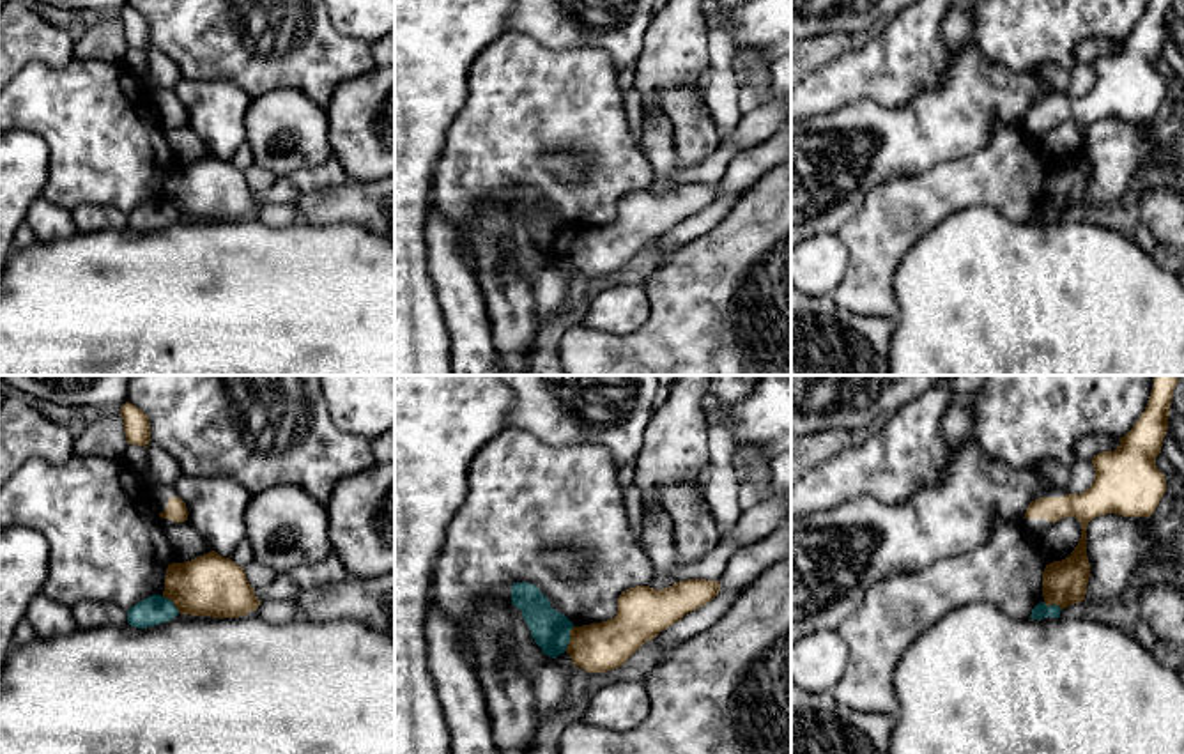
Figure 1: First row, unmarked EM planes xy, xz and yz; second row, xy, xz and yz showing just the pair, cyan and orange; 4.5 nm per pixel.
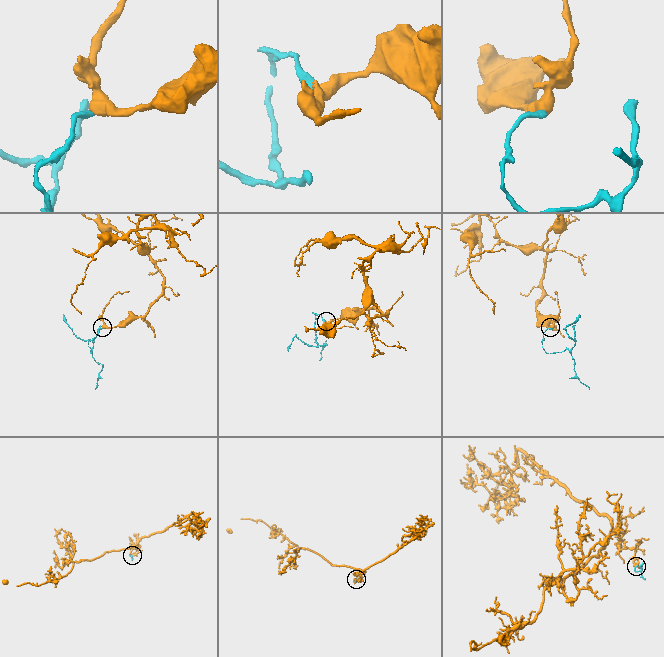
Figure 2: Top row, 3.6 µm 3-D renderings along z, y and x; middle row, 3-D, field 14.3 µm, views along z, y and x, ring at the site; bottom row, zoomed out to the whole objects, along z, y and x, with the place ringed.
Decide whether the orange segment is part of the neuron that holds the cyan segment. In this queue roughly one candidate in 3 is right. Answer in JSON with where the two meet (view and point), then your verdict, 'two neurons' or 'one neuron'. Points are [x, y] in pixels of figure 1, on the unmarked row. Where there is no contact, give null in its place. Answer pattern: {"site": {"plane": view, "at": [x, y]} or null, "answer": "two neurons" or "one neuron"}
{"site": {"plane": "xz", "at": [570, 241]}, "answer": "two neurons"}

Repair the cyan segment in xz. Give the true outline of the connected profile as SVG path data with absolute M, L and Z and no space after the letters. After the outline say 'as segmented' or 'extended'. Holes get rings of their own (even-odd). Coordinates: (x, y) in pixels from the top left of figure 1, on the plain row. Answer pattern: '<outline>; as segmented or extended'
M513 186L511 207L522 214L534 246L552 262L566 255L573 227L550 211L549 202L529 186Z; as segmented

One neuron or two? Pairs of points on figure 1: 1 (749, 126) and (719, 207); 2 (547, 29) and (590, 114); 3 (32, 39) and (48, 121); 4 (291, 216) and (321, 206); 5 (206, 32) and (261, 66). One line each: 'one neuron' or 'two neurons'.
1: two neurons
2: two neurons
3: two neurons
4: two neurons
5: one neuron

